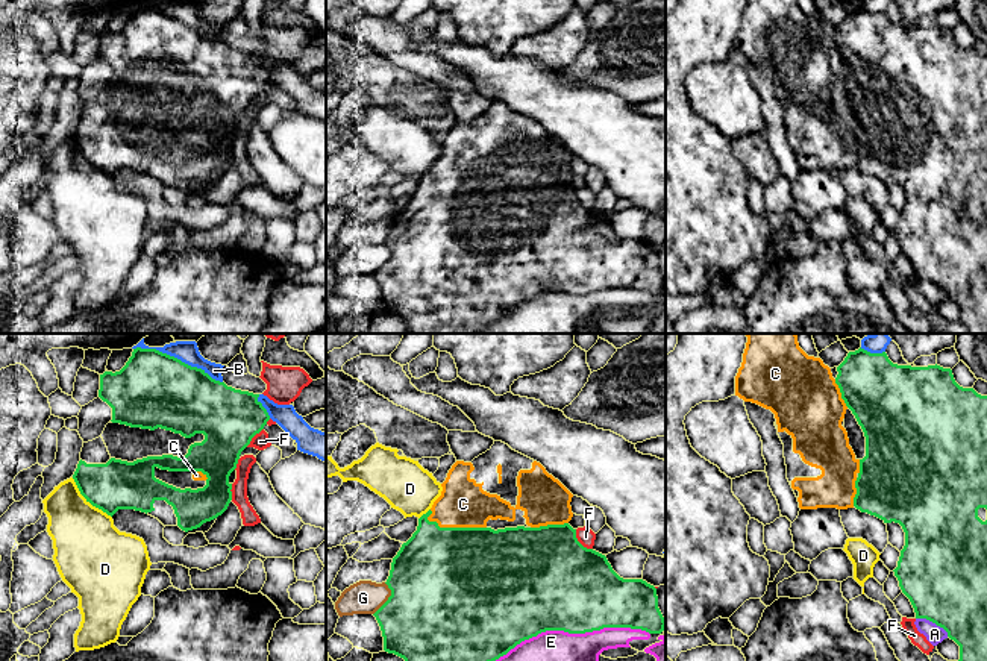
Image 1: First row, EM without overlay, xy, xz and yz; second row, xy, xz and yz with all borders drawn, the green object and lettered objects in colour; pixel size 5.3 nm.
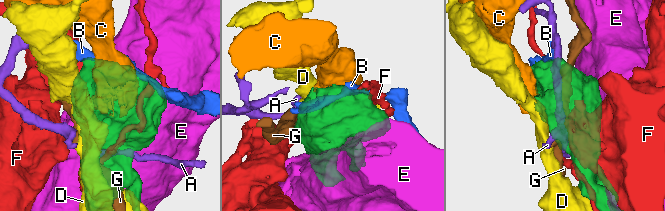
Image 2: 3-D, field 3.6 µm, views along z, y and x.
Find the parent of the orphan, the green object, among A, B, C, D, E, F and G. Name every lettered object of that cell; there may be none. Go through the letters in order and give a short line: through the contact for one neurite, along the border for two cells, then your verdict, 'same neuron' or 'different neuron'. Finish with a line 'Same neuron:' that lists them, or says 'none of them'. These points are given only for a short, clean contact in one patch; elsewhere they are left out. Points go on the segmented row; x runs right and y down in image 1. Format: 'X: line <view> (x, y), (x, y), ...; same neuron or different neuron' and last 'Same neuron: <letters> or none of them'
A: different neuron
B: different neuron
C: same neuron
D: different neuron
E: different neuron
F: different neuron
G: different neuron
Same neuron: C

